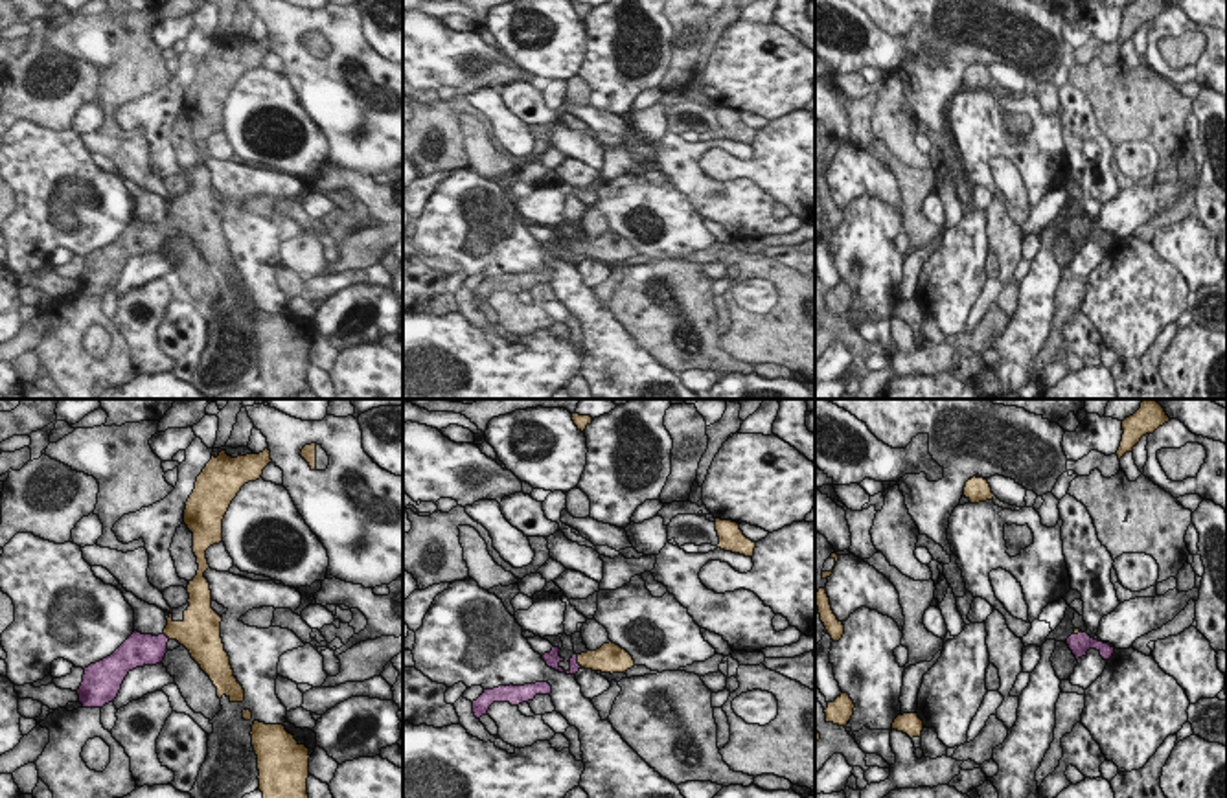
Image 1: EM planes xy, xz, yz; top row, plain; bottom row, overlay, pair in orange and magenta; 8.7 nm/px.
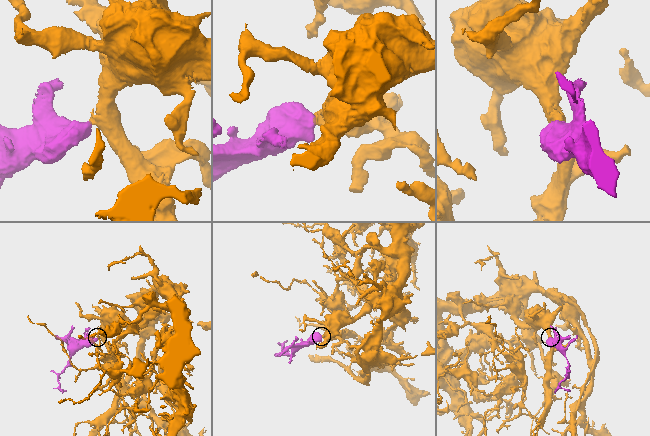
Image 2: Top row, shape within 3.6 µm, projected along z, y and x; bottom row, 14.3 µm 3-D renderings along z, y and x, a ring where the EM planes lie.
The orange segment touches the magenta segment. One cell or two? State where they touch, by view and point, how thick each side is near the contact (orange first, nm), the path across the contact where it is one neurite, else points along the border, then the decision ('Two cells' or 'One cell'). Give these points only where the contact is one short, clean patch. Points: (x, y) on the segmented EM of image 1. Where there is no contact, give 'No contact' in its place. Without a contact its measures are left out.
Touches orange at xz (578, 661). Thickness 240 nm (orange) against 140 nm. Path across: xz (606, 659), (578, 661), (563, 672), (552, 659). One cell

